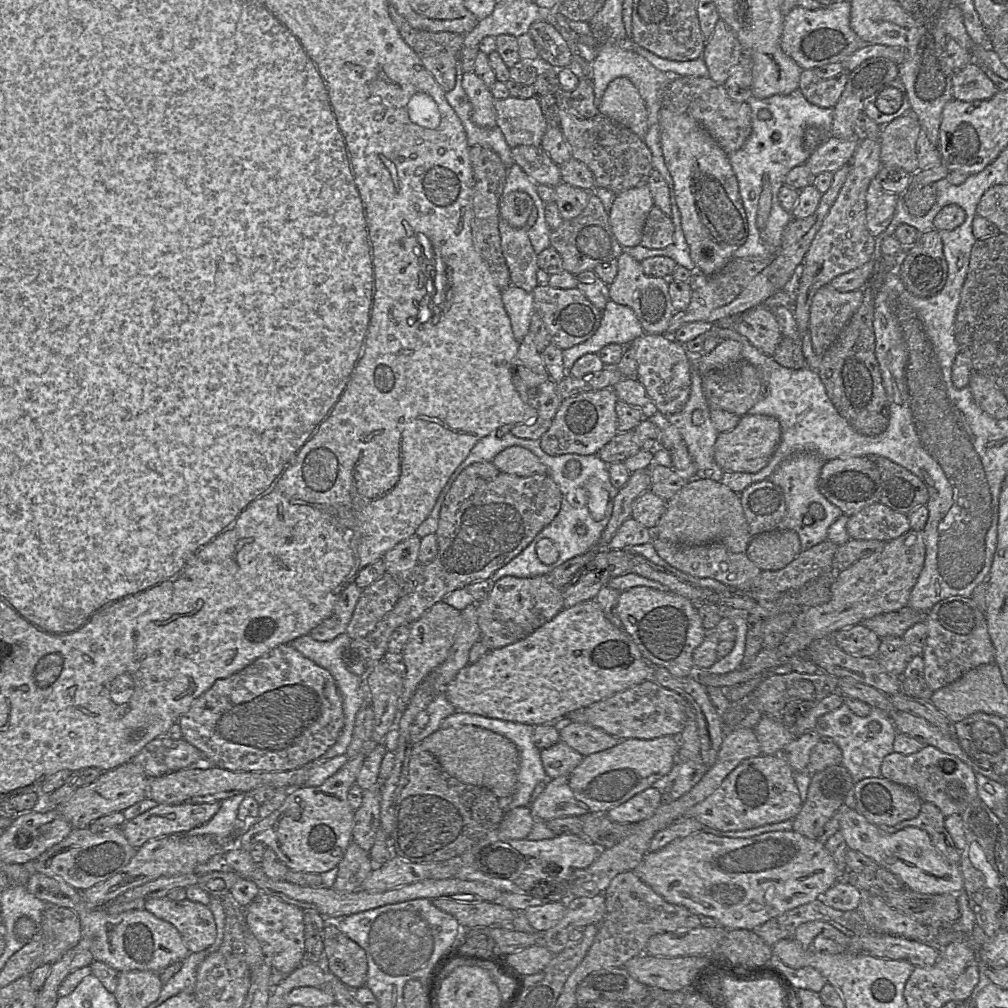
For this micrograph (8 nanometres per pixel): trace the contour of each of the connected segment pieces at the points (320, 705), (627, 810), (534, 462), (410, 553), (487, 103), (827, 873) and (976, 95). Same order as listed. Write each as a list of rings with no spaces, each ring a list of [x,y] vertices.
[[[282,644],[257,658],[242,670],[229,677],[216,680],[192,703],[189,710],[180,716],[178,723],[182,730],[182,738],[199,749],[214,766],[230,771],[278,772],[297,769],[322,756],[339,737],[344,726],[344,712],[342,697],[332,675],[290,644]]]
[[[652,786],[605,814],[610,820],[618,823],[639,823],[650,818],[662,802],[660,786]]]
[[[510,446],[499,452],[491,461],[500,471],[521,477],[547,475],[547,467],[539,458],[521,446]]]
[[[416,534],[397,543],[383,556],[386,572],[393,576],[401,586],[407,581],[411,571],[419,563],[418,553],[421,538]]]
[[[464,72],[462,86],[471,103],[472,121],[479,127],[495,127],[495,99],[492,96],[490,87],[474,72]]]
[[[702,830],[678,838],[661,850],[648,852],[633,871],[667,902],[684,906],[698,916],[714,918],[725,929],[750,931],[791,909],[821,898],[839,880],[836,863],[825,844],[793,830],[750,838],[719,837]]]
[[[968,63],[957,70],[952,79],[953,99],[973,102],[993,97],[998,91],[992,80],[976,63]]]

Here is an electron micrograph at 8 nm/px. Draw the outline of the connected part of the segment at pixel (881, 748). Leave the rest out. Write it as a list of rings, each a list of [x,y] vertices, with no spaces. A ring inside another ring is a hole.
[[[843,703],[838,709],[819,717],[814,729],[821,737],[831,738],[842,751],[841,764],[849,771],[854,783],[866,778],[881,777],[881,763],[883,759],[893,752],[893,744],[898,733],[892,719],[882,710],[872,707],[869,715],[860,717]],[[877,722],[881,725],[878,734],[872,734],[869,725]],[[860,749],[864,754],[864,762],[857,765],[852,761],[852,752]]]

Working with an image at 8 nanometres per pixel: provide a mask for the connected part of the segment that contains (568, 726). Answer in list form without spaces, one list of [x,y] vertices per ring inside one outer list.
[[[565,722],[559,726],[560,741],[583,756],[600,752],[617,745],[620,739],[600,728],[578,722]]]

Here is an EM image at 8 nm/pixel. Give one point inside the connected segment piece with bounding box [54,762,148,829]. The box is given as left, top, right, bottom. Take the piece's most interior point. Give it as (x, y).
(115, 790)

